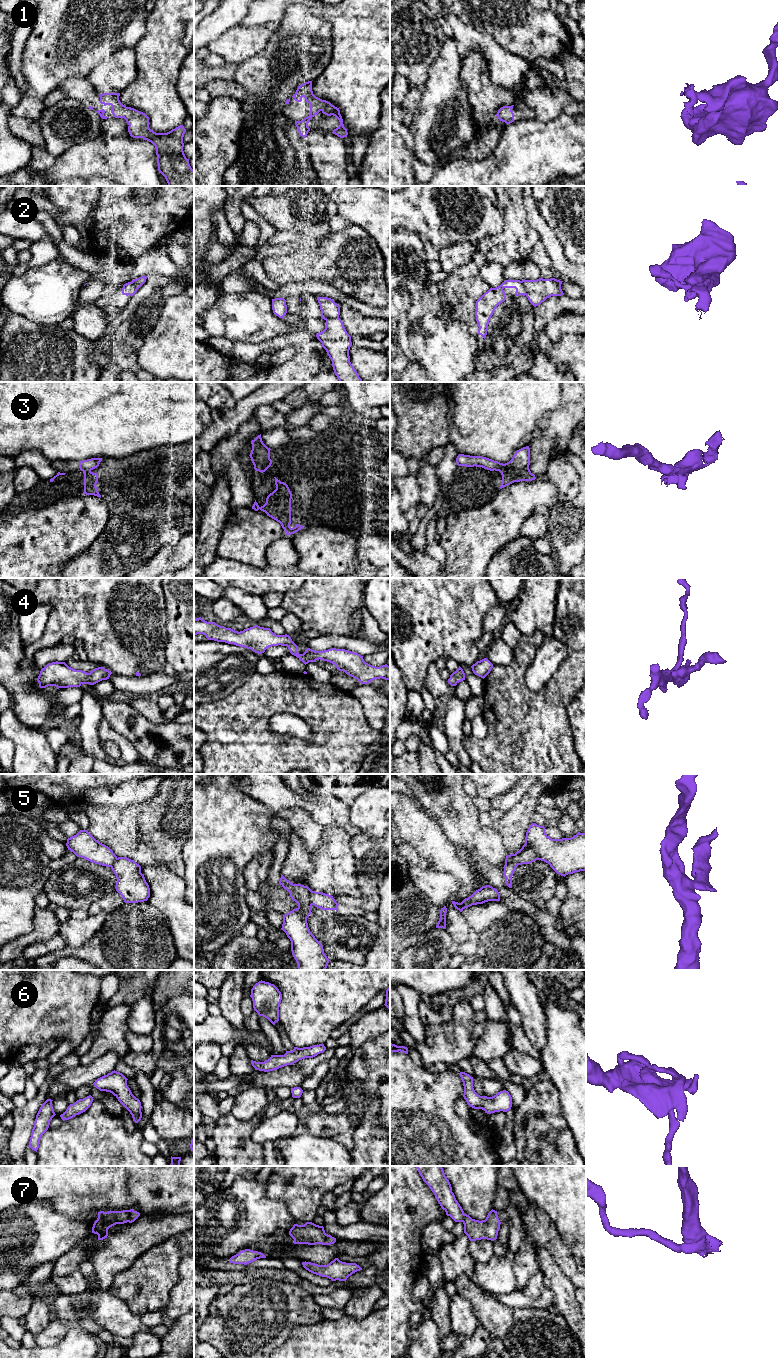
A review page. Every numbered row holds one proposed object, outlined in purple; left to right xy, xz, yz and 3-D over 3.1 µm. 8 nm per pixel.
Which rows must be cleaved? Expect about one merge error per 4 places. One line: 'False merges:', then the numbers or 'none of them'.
False merges: 5

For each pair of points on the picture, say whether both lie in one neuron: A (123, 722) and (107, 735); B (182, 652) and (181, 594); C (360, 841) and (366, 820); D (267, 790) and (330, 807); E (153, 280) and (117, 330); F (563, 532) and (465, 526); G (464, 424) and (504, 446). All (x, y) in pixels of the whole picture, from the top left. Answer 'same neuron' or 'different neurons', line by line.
A: different neurons
B: same neuron
C: different neurons
D: same neuron
E: same neuron
F: different neurons
G: same neuron

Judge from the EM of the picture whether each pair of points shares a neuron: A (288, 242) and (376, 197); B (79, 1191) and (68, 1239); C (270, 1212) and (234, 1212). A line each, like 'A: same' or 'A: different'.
A: different
B: different
C: same

